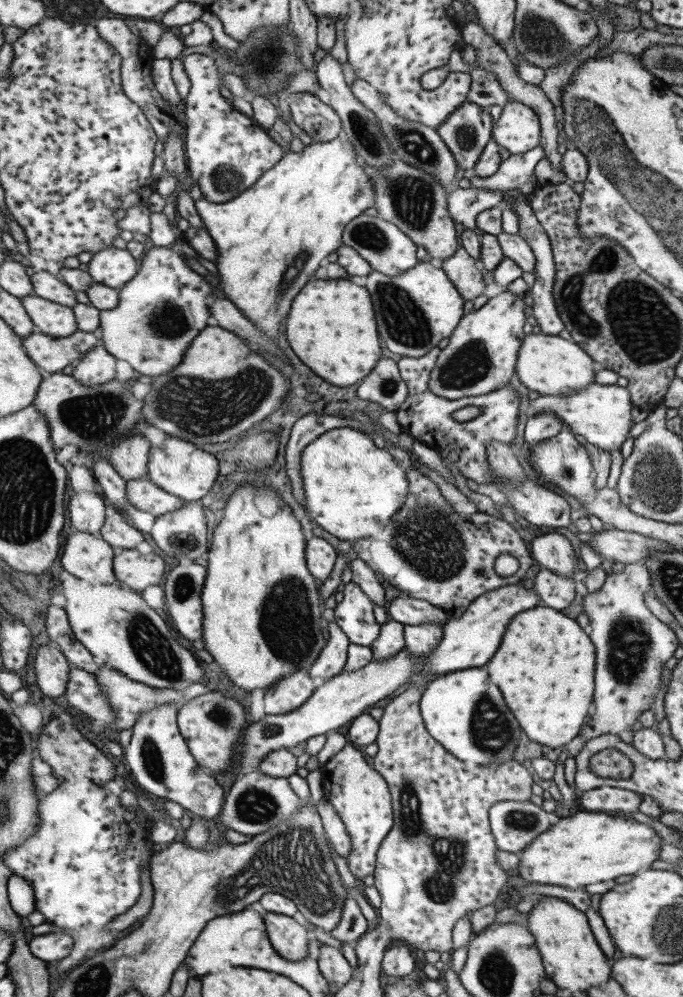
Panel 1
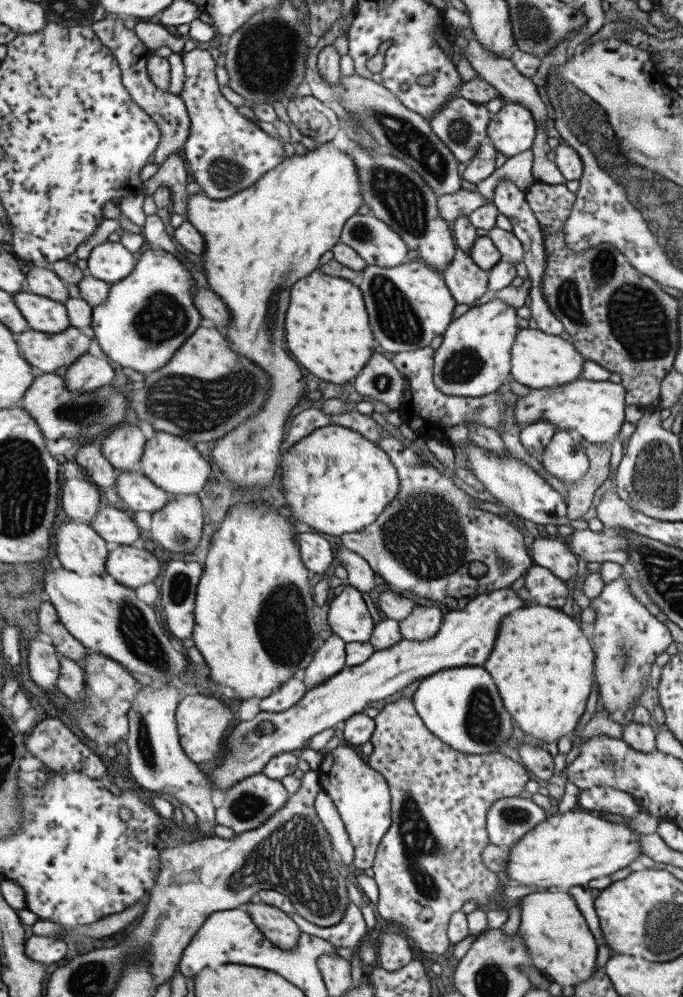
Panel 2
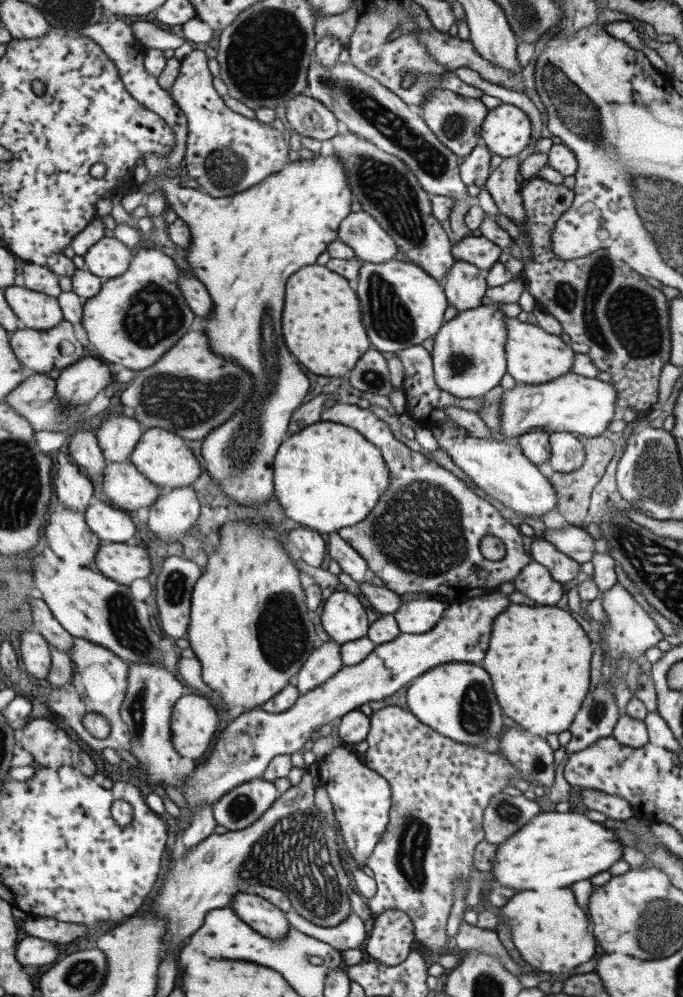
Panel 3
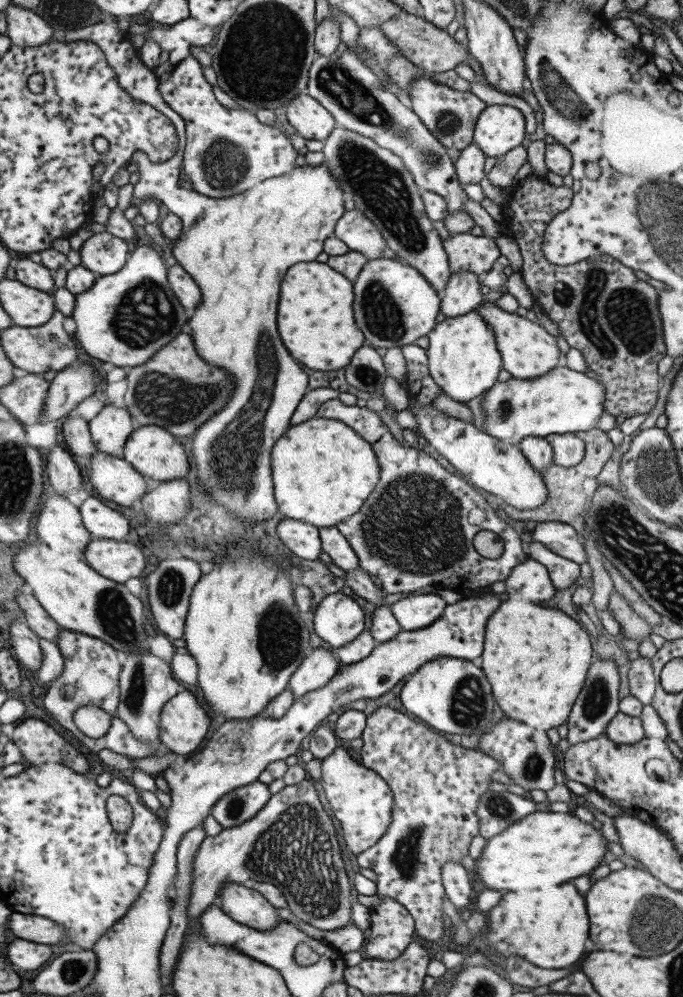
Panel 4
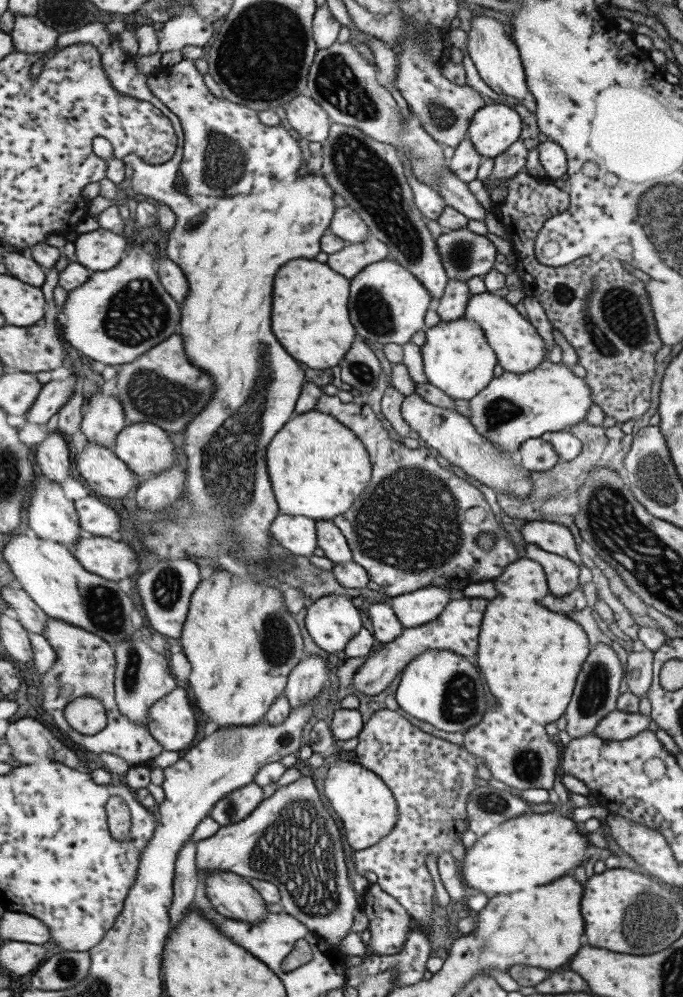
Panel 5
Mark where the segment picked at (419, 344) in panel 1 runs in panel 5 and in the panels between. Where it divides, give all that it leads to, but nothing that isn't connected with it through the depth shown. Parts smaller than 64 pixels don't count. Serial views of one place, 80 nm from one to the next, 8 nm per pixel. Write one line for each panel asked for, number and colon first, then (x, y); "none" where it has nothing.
2: (407, 305)
3: (400, 305)
4: (393, 305)
5: (386, 304)

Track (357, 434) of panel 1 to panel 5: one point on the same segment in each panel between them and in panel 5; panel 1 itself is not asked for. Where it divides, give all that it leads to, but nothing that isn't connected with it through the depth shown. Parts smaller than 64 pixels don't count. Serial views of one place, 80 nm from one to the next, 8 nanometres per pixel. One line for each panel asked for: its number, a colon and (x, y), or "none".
2: (336, 481)
3: (326, 477)
4: (321, 470)
5: (316, 467)

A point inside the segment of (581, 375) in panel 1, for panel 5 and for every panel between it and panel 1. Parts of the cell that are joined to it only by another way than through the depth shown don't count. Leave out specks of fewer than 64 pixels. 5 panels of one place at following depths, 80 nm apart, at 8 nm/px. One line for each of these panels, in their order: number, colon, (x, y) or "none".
2: (538, 360)
3: (532, 356)
4: (527, 350)
5: (518, 348)

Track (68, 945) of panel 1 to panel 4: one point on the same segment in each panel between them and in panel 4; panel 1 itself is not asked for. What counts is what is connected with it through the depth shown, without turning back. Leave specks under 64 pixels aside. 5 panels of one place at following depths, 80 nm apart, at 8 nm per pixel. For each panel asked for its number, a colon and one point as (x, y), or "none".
2: (45, 950)
3: (32, 952)
4: (25, 955)

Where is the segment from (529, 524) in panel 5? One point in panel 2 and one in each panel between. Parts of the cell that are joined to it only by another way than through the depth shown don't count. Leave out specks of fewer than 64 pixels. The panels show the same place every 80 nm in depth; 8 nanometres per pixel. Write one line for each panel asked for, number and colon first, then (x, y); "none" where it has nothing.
2: (589, 546)
3: (574, 542)
4: (561, 539)

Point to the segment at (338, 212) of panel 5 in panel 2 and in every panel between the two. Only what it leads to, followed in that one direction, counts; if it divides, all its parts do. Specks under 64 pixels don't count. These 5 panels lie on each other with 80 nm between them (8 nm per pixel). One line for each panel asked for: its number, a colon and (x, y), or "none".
2: (376, 244)
3: (370, 243)
4: (352, 228)

